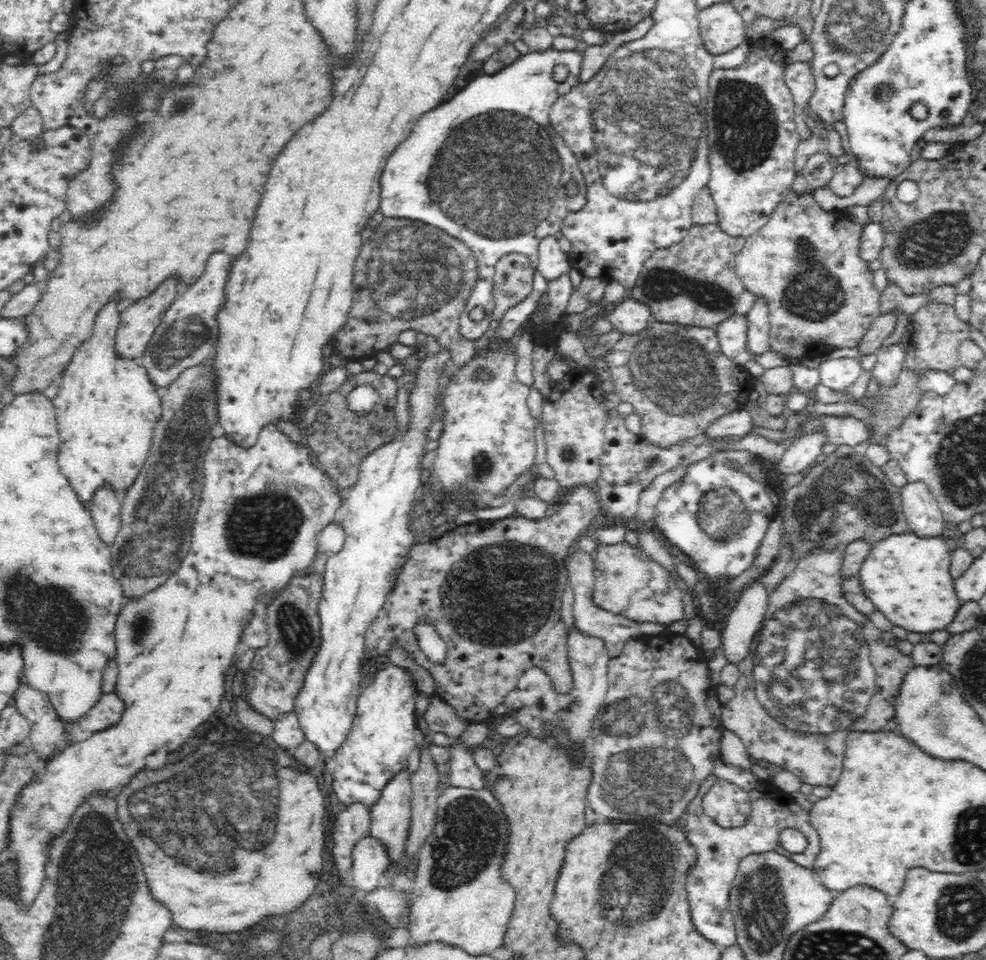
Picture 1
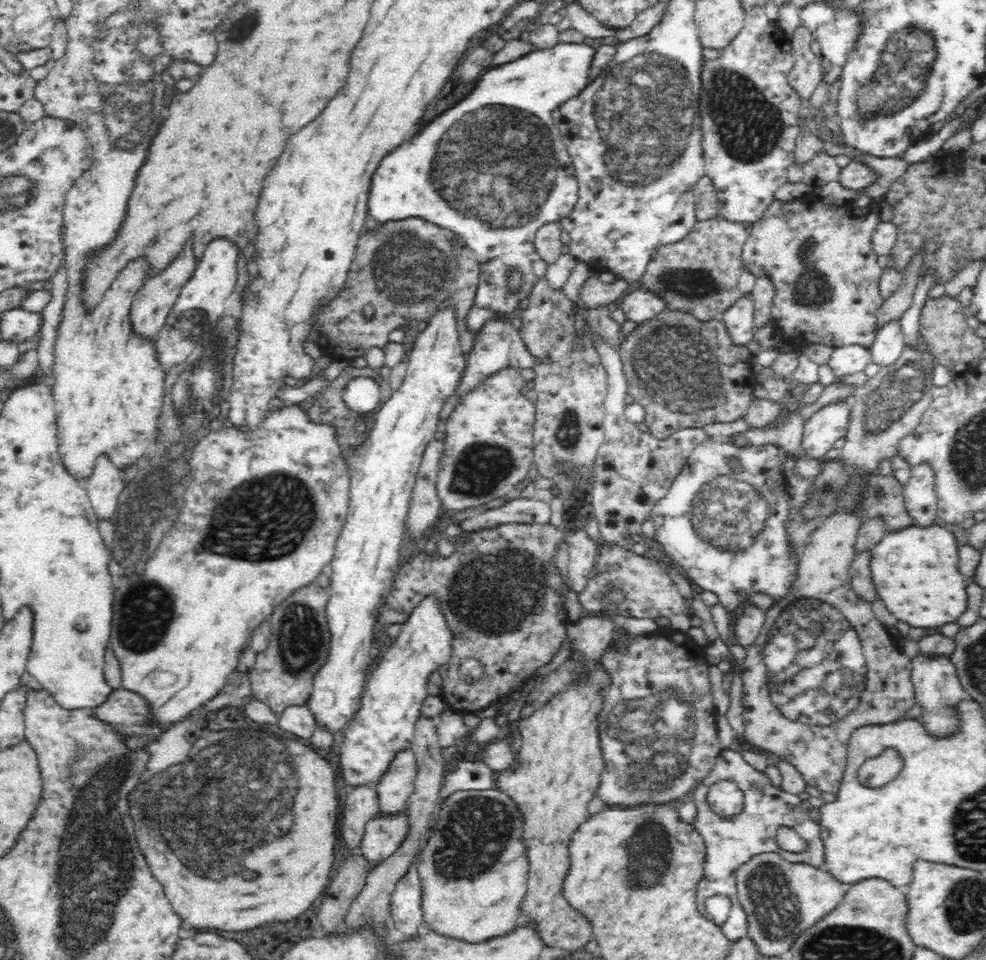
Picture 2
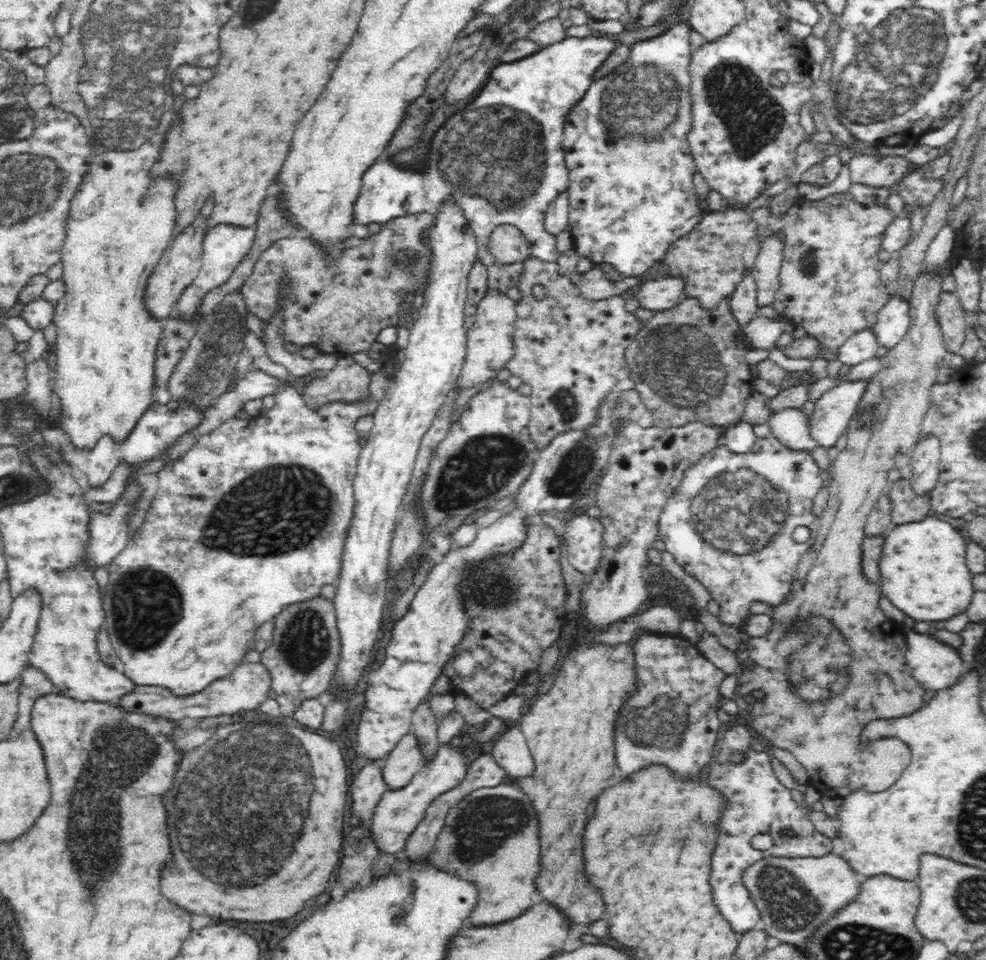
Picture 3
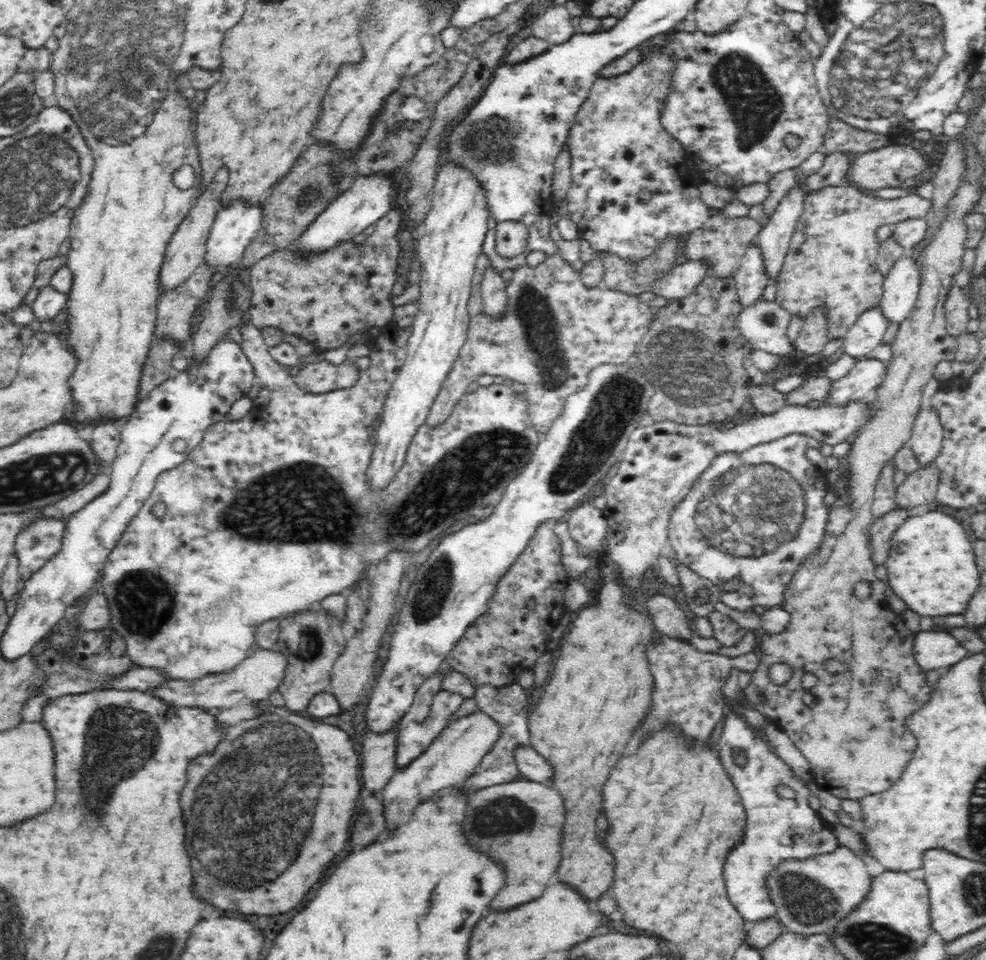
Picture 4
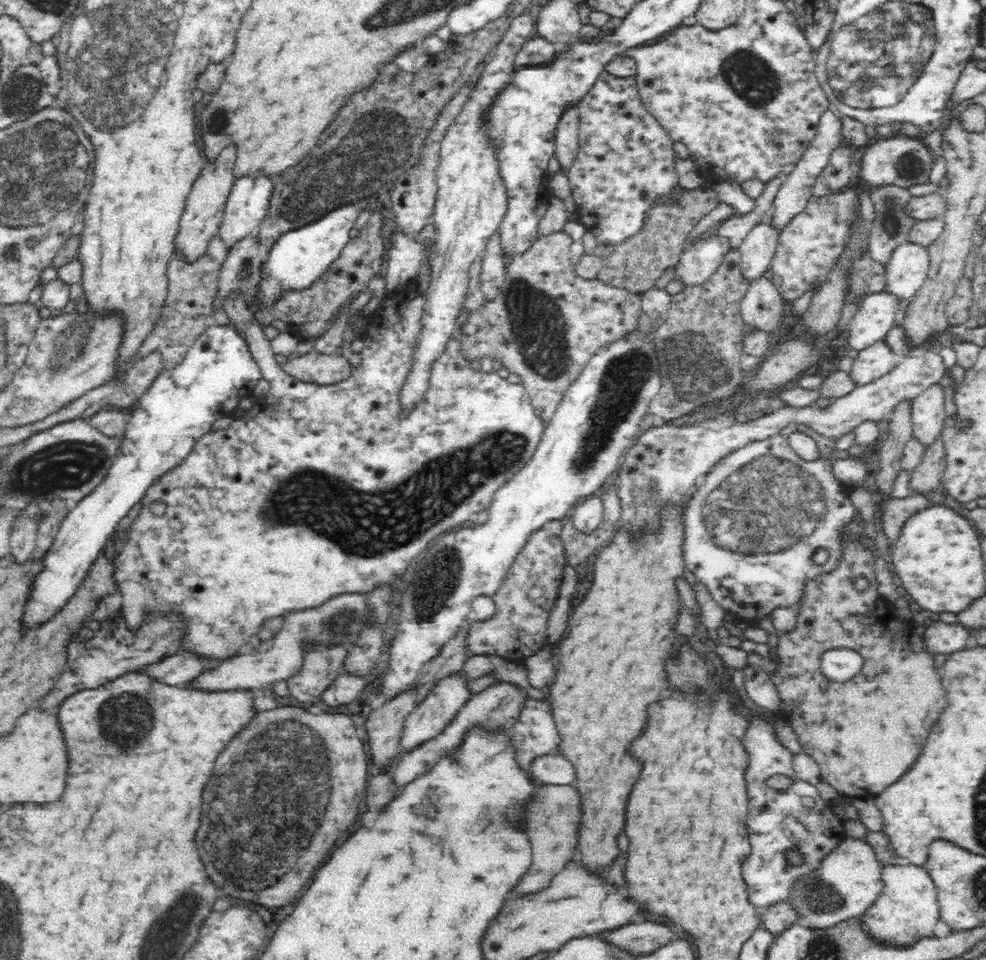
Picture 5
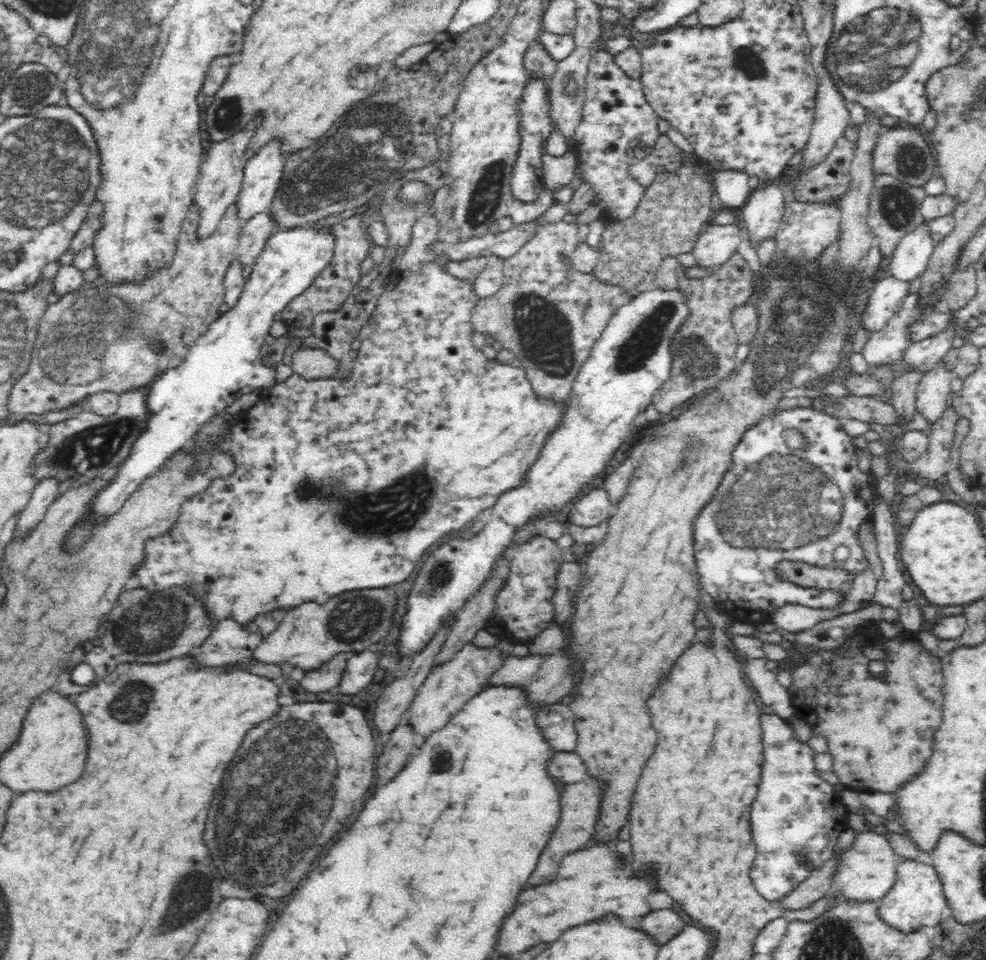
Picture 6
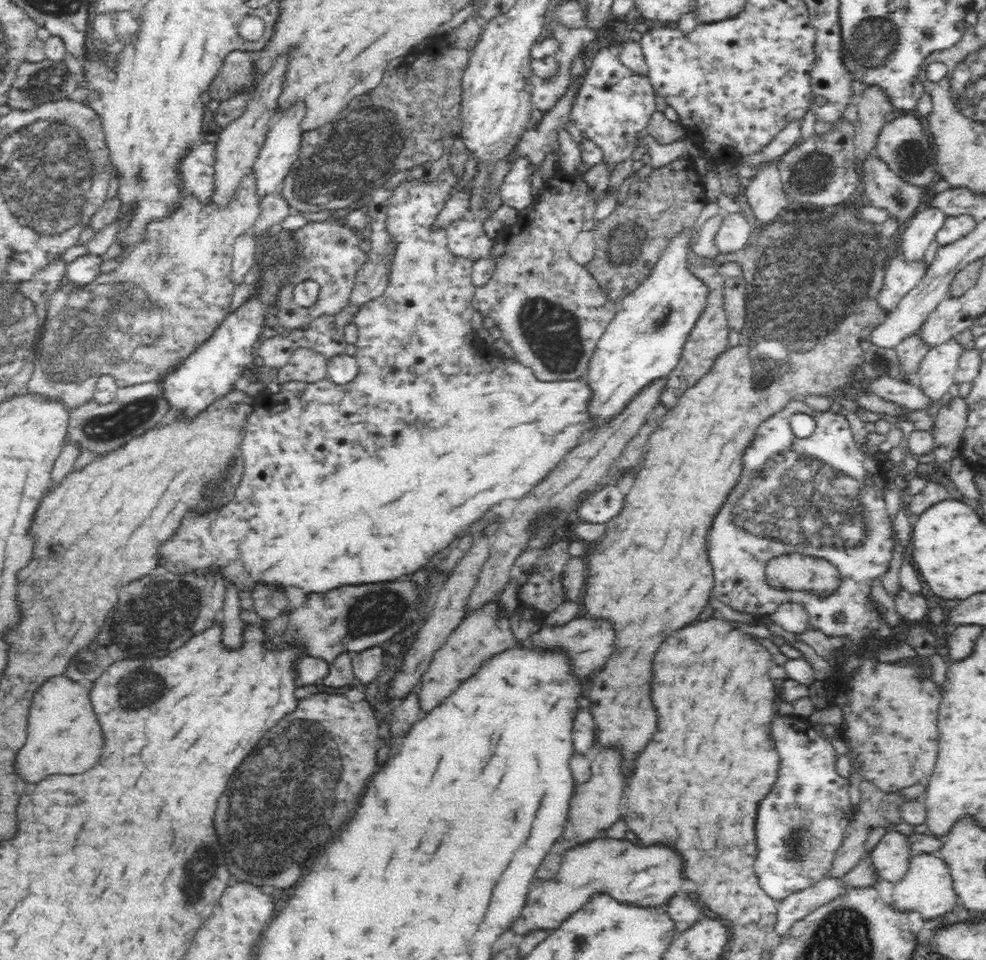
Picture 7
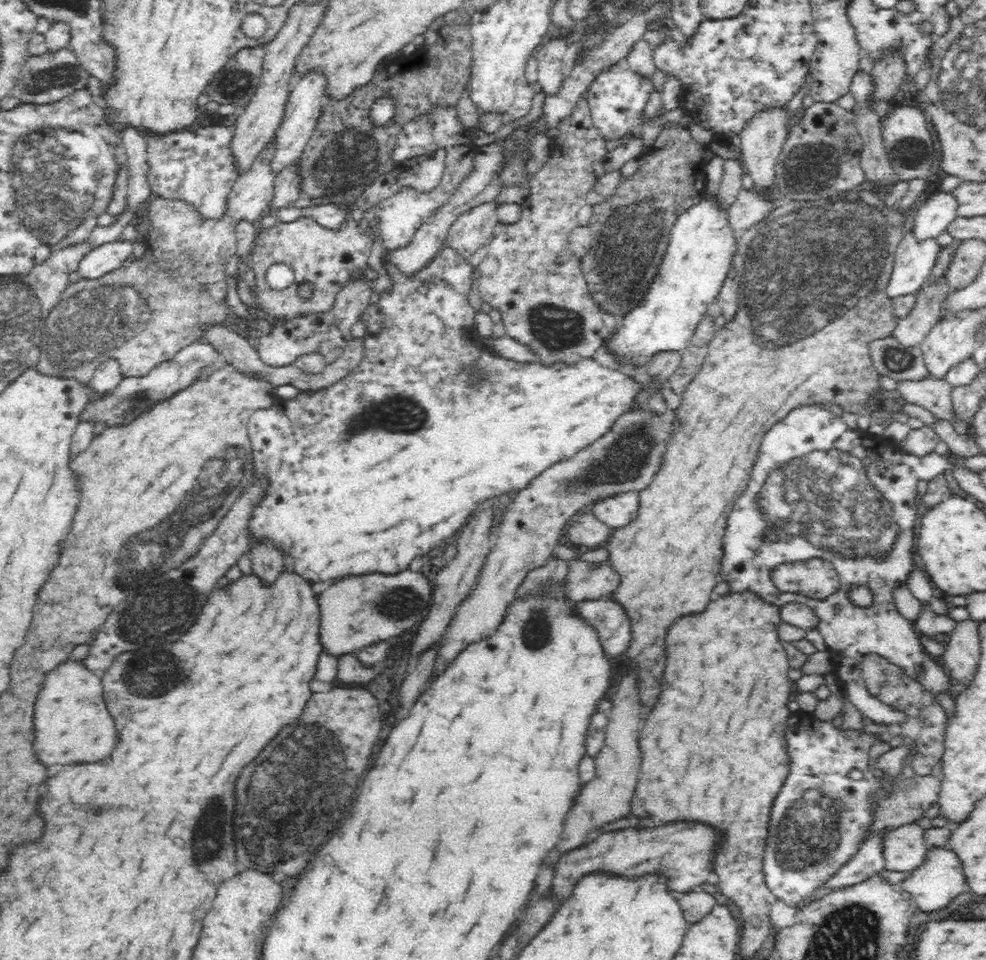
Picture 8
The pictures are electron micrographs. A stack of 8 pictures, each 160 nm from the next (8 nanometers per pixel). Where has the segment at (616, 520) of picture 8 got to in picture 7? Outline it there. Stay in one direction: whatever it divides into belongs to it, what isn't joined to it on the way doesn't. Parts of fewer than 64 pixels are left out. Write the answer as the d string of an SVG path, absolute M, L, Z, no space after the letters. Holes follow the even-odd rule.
M601 485L576 505L577 514L582 521L607 524L624 508L625 494L619 485Z

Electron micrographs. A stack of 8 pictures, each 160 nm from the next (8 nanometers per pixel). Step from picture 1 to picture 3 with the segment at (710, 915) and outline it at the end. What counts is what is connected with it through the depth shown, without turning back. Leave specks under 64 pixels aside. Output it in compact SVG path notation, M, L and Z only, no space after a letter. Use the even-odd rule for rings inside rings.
M738 716L724 727L721 738L715 744L714 758L707 765L708 778L714 787L722 789L730 799L728 810L724 810L720 820L721 833L718 834L718 850L714 852L714 892L718 892L718 906L722 914L730 921L732 929L738 934L758 927L762 921L762 911L754 903L750 889L742 883L744 872L752 864L766 858L821 857L832 852L832 839L826 837L814 822L808 807L792 799L792 792L782 785L770 764L768 751L757 752L750 747L752 737L750 728ZM731 752L741 752L744 761L732 763ZM759 834L772 837L773 845L767 850L759 851L751 845L752 838Z

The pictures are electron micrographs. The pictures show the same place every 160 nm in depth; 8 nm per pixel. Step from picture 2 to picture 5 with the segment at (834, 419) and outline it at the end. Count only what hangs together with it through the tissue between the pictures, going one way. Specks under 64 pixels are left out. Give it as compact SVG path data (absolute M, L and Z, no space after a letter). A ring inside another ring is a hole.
M880 339L869 344L868 348L858 351L858 356L848 373L858 385L866 384L886 374L898 359L891 346L888 346L884 339Z

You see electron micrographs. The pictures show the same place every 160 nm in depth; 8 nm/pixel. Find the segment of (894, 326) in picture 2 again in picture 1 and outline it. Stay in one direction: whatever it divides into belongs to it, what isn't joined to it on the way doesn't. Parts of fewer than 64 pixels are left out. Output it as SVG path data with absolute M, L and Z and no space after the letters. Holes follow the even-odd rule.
M884 344L878 348L876 353L878 360L871 370L874 378L881 387L887 387L894 384L894 380L900 374L902 367L905 366L908 352L898 344Z

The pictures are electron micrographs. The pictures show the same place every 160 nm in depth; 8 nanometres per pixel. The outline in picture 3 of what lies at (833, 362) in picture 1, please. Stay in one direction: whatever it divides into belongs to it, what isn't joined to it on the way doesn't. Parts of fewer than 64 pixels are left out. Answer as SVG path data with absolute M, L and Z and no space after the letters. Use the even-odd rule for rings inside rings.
M866 327L849 336L844 344L839 346L836 354L842 364L855 366L873 358L879 347L873 327Z

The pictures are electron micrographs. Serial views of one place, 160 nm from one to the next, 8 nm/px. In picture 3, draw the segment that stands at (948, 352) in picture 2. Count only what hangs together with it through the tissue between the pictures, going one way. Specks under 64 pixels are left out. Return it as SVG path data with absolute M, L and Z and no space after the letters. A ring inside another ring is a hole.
M955 292L943 293L936 308L936 316L942 327L946 349L958 353L970 329L966 324L966 311L960 297Z

